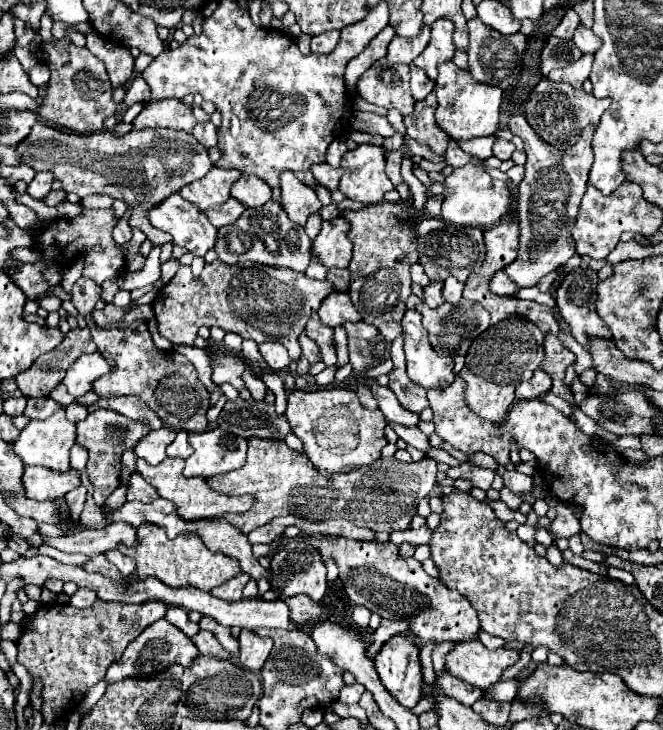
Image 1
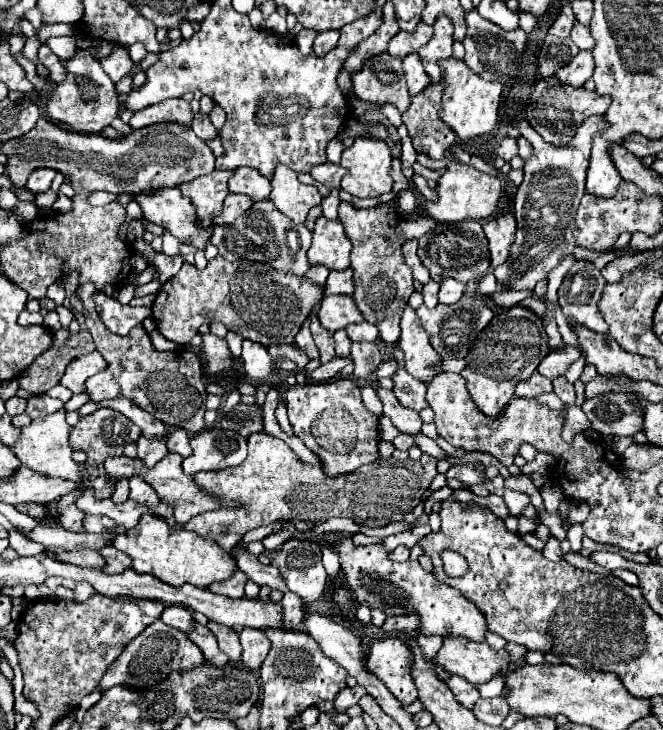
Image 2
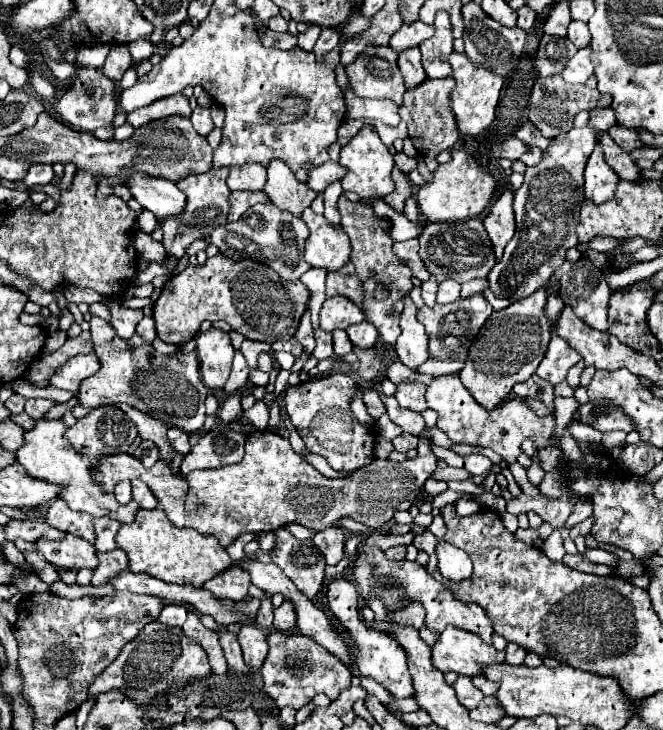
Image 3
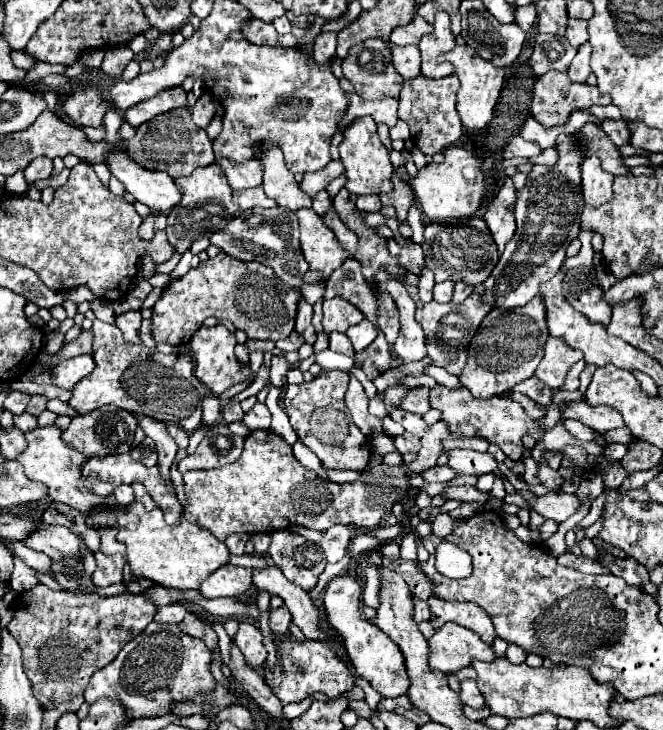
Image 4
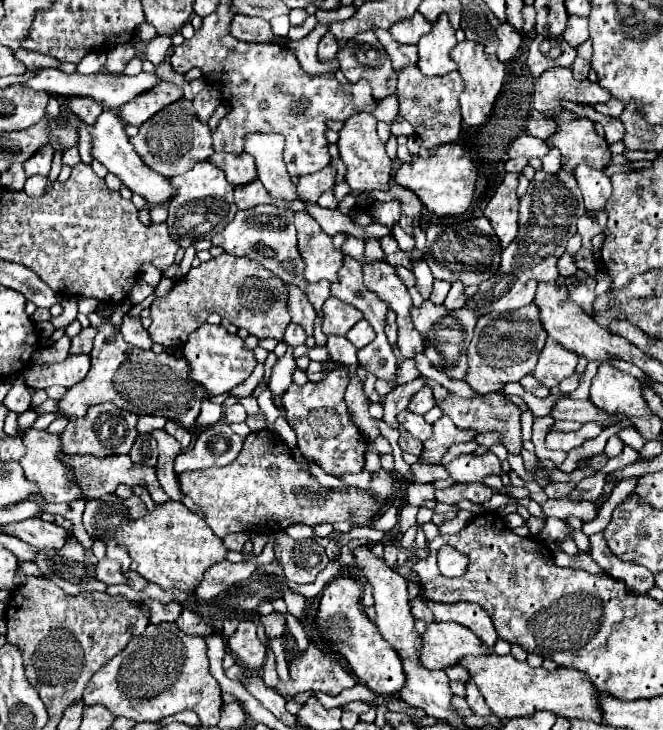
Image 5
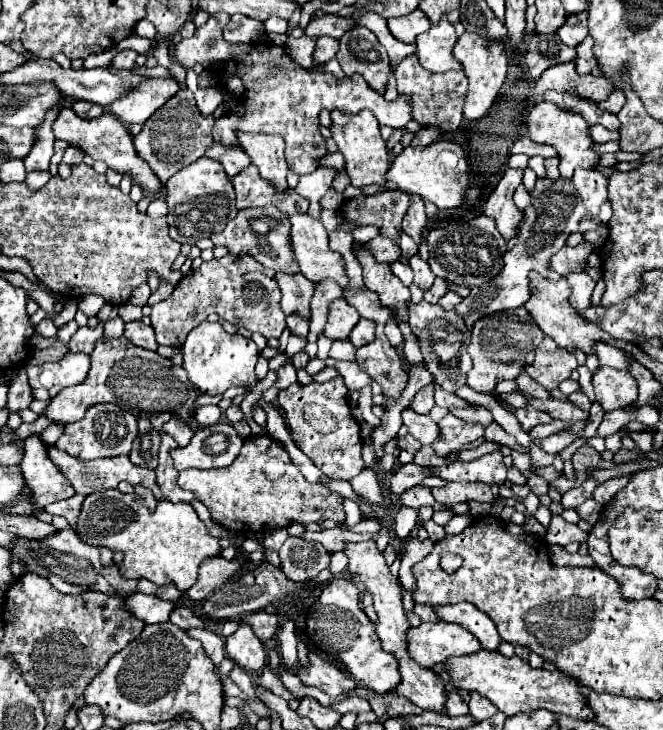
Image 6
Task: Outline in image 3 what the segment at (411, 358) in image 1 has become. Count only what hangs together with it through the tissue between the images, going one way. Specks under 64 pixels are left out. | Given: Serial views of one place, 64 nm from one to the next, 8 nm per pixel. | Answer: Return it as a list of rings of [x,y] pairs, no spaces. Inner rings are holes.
[[[410,296],[404,298],[400,328],[402,328],[402,334],[398,336],[398,342],[394,348],[400,362],[414,370],[422,362],[426,362],[430,354],[428,354],[428,336],[424,332],[424,326],[416,320],[416,306],[410,300]]]

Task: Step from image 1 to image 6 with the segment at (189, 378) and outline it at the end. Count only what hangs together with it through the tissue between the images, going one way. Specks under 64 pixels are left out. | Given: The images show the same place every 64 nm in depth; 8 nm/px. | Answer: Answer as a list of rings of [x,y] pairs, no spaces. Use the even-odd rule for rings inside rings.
[[[126,336],[116,340],[100,338],[96,342],[92,356],[92,368],[86,380],[80,386],[70,386],[60,390],[54,398],[50,398],[44,416],[54,424],[68,424],[80,420],[88,406],[98,402],[112,402],[132,414],[160,414],[172,412],[182,420],[190,420],[190,410],[200,390],[190,384],[182,366],[172,366],[172,362],[158,352],[144,350],[132,344]]]

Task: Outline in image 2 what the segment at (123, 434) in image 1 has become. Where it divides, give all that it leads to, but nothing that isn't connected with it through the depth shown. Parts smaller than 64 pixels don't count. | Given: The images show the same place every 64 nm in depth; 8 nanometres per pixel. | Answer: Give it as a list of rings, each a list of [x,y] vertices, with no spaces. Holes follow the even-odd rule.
[[[98,408],[90,416],[84,416],[78,420],[78,424],[70,430],[70,446],[72,450],[80,450],[88,456],[88,473],[90,484],[96,490],[98,498],[108,498],[114,492],[114,484],[106,482],[104,472],[104,460],[108,456],[120,456],[124,452],[124,446],[130,442],[136,442],[140,438],[140,428],[132,424],[126,416],[112,408]]]

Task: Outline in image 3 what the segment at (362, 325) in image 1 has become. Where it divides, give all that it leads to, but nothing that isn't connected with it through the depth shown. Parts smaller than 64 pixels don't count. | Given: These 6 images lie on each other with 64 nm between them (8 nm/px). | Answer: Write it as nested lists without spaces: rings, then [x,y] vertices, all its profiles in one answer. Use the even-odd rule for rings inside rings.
[[[368,320],[346,328],[346,332],[348,332],[352,344],[354,344],[356,348],[362,348],[362,350],[372,348],[372,346],[376,344],[376,340],[378,340],[378,330],[376,330]]]

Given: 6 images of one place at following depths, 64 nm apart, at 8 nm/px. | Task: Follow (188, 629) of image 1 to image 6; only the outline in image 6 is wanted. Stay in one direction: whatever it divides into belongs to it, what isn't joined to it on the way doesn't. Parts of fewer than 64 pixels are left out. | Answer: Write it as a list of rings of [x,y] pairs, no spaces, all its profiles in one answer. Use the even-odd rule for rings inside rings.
[[[136,592],[124,600],[124,608],[128,608],[128,612],[132,612],[136,618],[144,620],[144,624],[160,624],[168,620],[174,602]]]

